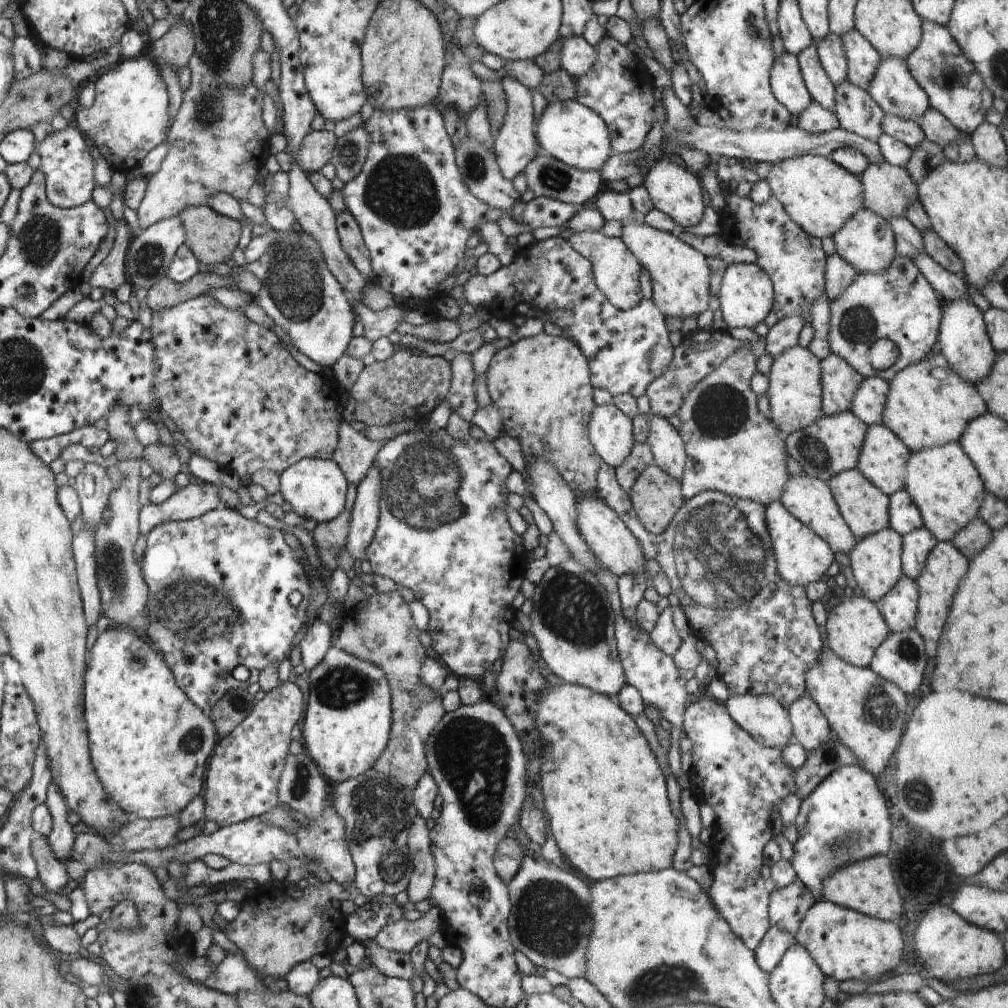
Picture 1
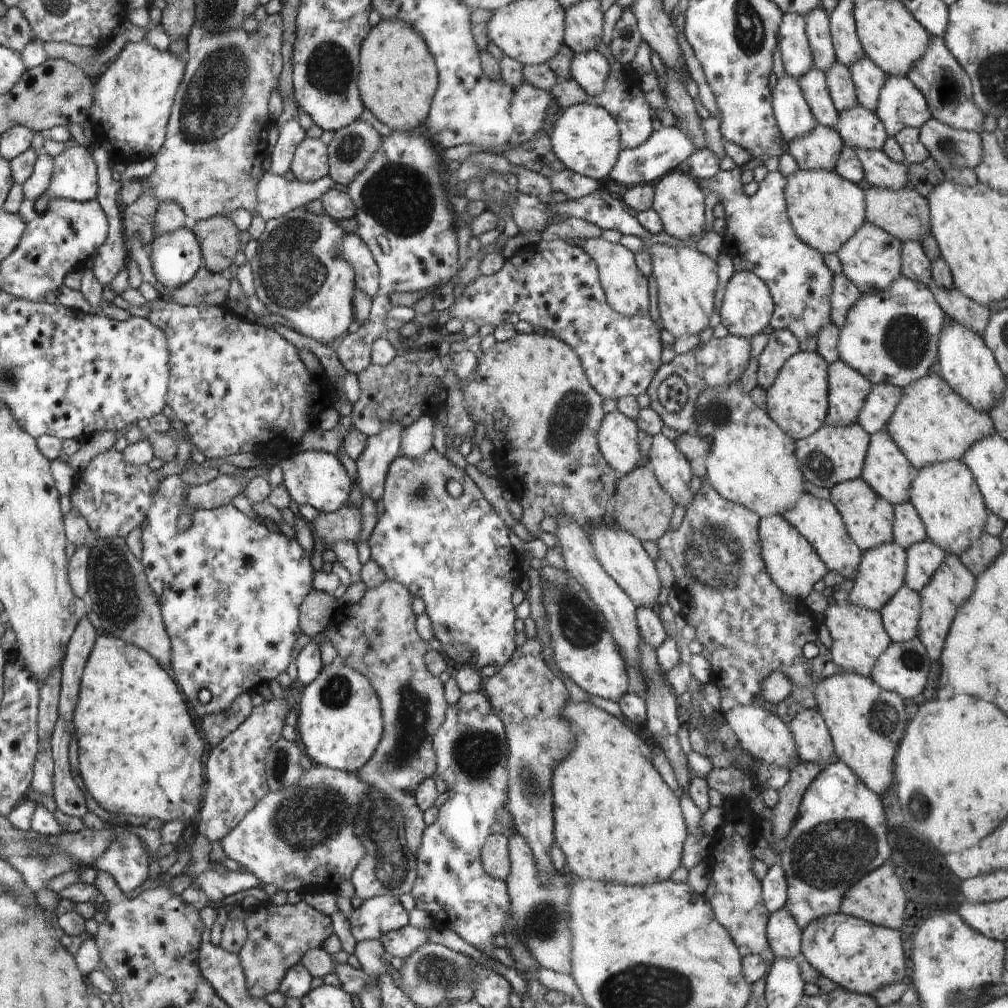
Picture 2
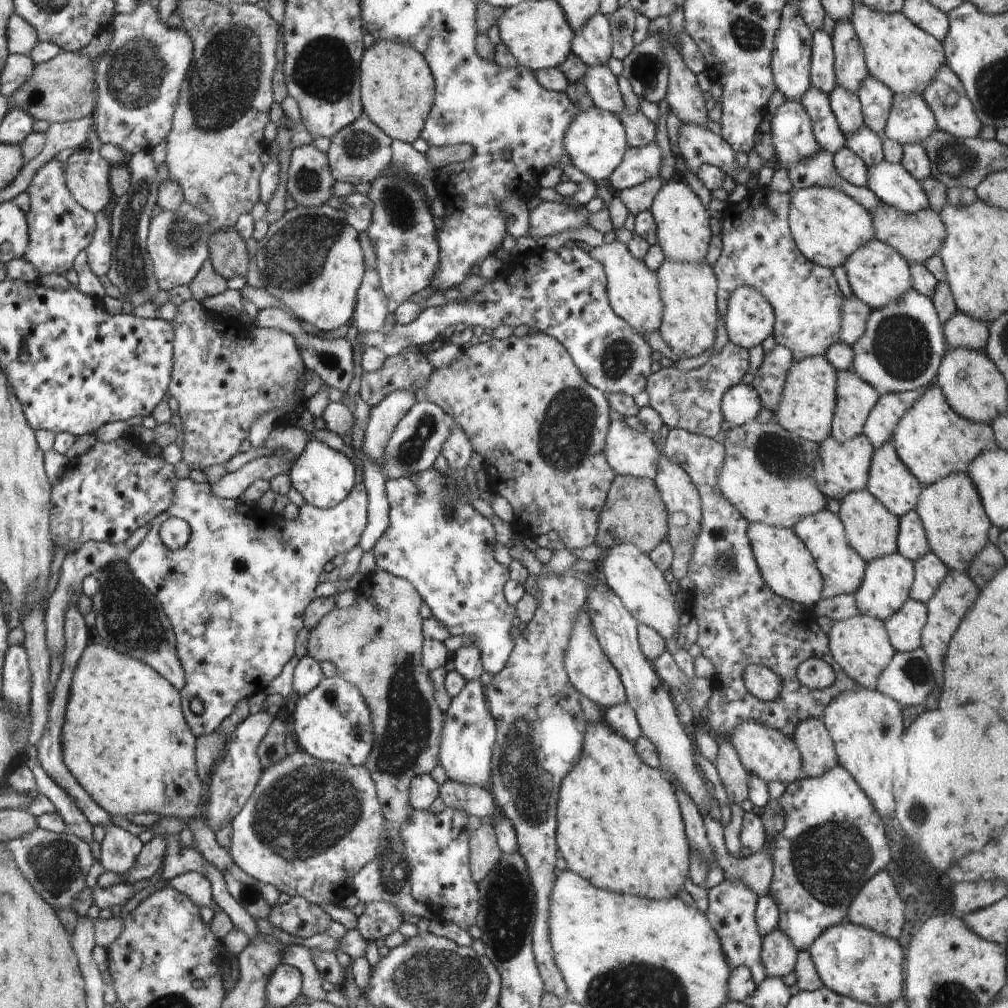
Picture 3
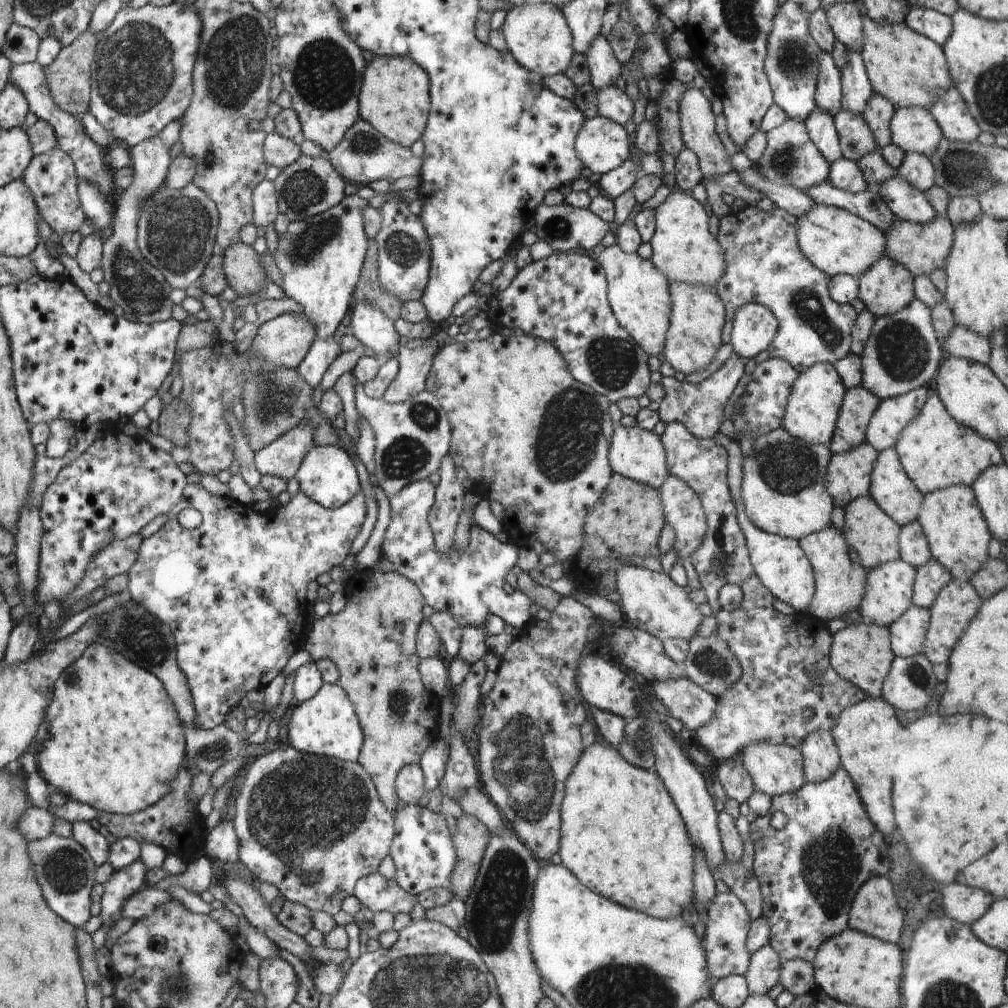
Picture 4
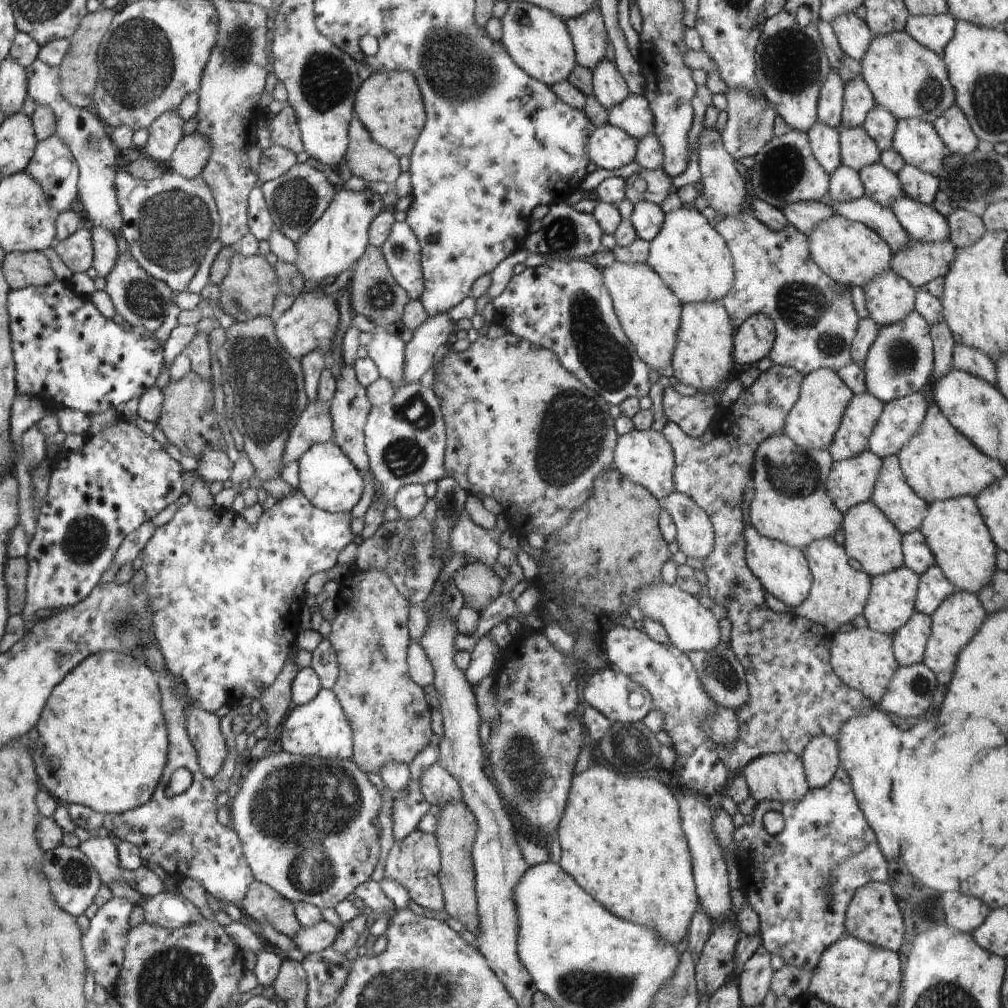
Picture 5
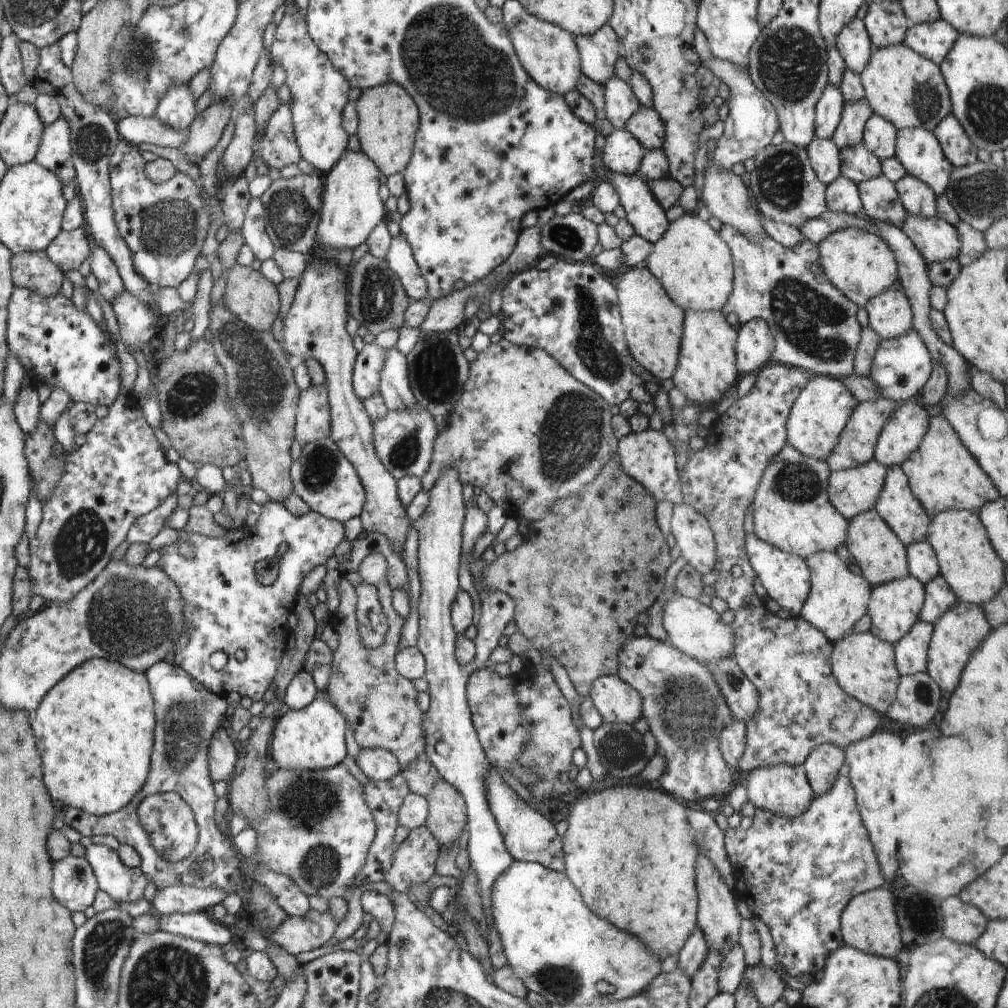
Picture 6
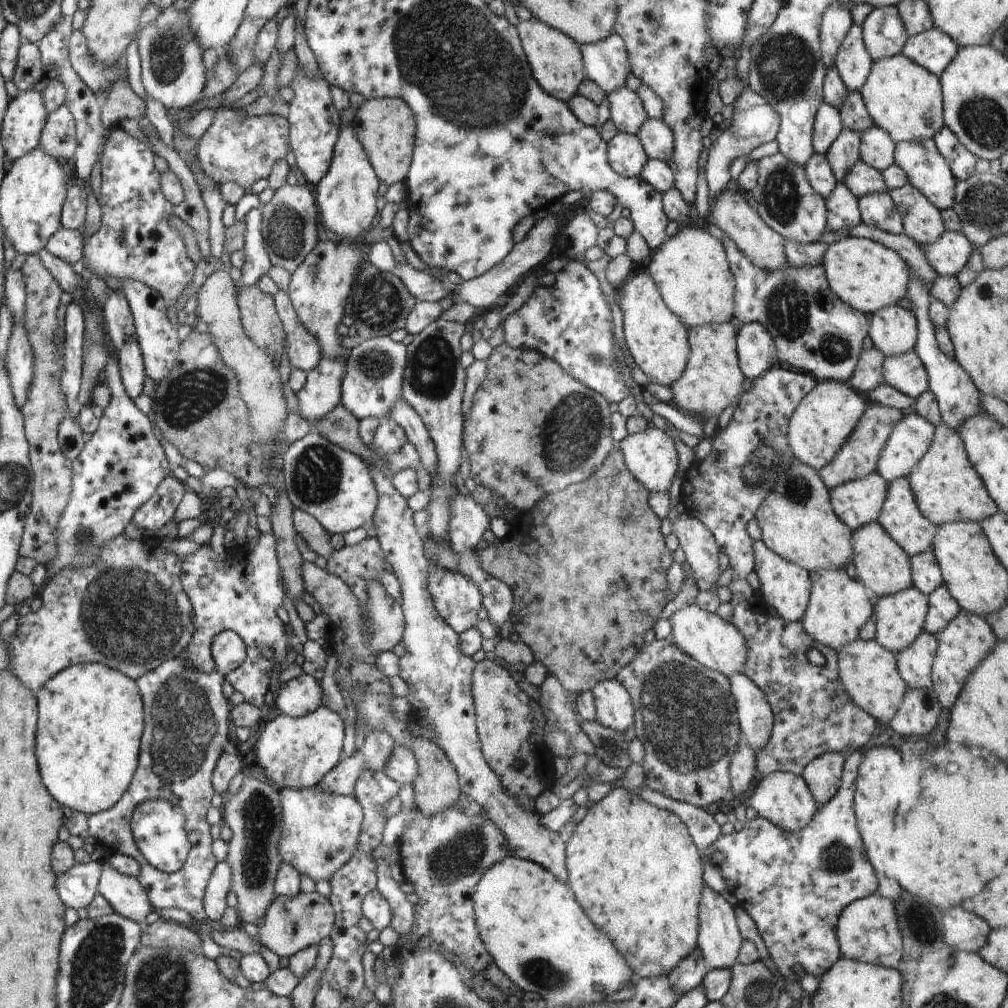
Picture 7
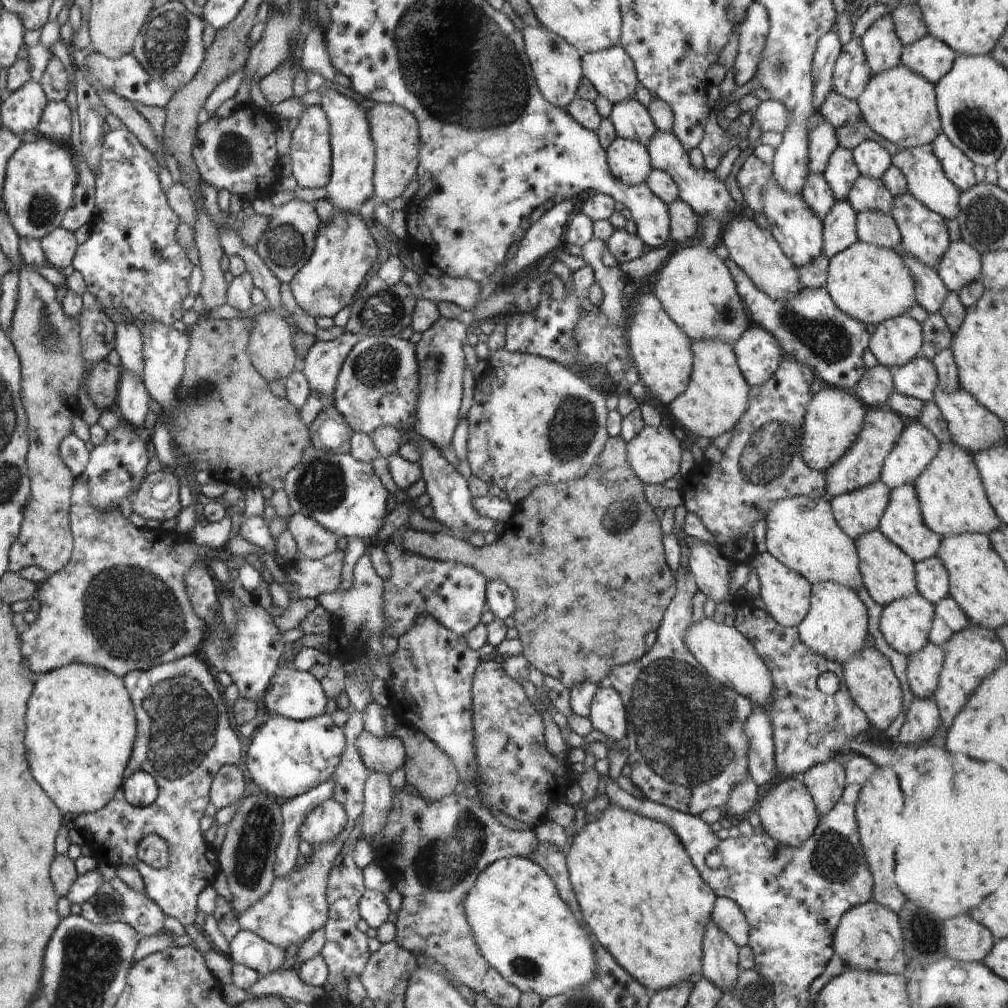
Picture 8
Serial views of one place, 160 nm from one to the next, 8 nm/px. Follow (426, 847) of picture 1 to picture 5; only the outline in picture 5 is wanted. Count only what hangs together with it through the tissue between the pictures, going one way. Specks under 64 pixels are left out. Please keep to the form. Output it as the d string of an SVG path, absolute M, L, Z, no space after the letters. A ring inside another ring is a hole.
M350 569L346 574L346 578L348 578L348 586L344 584L344 588L342 588L342 597L346 602L346 608L345 611L338 612L337 617L332 620L331 632L328 638L336 651L339 666L338 678L332 689L338 700L340 700L342 710L349 720L351 729L354 730L354 756L351 759L357 763L366 774L368 772L379 774L379 770L384 768L384 765L390 761L409 765L421 750L424 750L428 744L431 744L430 740L432 740L432 736L434 736L432 730L430 730L430 710L428 710L428 704L426 704L426 700L424 700L424 690L422 690L418 684L414 684L407 669L407 650L410 644L414 642L409 627L409 610L412 608L412 603L397 589L393 579L389 577L385 570L368 569L360 571L358 569Z

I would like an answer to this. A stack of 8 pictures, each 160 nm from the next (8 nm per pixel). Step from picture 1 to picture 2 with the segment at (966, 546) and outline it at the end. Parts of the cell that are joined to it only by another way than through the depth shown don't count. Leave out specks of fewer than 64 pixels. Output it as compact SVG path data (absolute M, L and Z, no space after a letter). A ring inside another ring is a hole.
M986 532L980 537L979 542L965 550L959 559L962 564L977 578L995 561L1004 550L999 537L993 537Z

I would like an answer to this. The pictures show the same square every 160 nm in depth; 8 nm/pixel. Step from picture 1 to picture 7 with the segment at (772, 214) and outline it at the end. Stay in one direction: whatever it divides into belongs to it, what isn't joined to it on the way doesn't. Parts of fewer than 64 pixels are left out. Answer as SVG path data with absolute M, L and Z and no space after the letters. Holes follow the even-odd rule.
M728 235L724 236L721 243L725 248L725 253L730 265L730 272L734 275L735 280L734 322L738 326L746 323L753 323L754 321L762 324L762 326L764 326L764 328L772 335L772 338L776 343L777 357L780 359L780 362L786 362L786 364L790 364L792 368L800 368L804 373L811 373L811 375L818 381L840 381L841 383L848 383L848 380L850 380L851 376L854 374L859 356L864 350L862 342L864 342L864 338L866 338L866 336L869 336L868 316L863 312L857 311L851 306L848 306L834 294L834 291L828 284L823 265L820 264L813 267L788 266L784 271L767 271L766 269L756 266L753 262L750 262L750 259L745 254L742 254L741 250L738 250L738 247Z

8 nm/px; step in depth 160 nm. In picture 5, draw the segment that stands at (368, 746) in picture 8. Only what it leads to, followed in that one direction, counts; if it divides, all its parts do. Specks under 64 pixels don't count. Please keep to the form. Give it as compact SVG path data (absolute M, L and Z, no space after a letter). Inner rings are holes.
M438 761L421 774L419 789L432 806L441 807L450 801L462 801L458 782Z

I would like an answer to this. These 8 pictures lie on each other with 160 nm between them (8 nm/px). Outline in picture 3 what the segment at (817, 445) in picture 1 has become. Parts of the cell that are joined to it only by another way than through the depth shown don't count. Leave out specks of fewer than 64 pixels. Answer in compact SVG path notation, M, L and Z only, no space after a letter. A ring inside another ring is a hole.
M864 434L843 443L830 436L818 446L817 460L813 464L813 475L817 487L826 498L835 498L840 502L848 493L863 491L867 488L868 473L875 448Z

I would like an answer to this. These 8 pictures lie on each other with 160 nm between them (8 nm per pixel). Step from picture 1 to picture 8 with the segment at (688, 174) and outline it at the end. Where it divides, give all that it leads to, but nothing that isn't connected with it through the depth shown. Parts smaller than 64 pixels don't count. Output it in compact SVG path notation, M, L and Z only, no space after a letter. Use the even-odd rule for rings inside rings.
M695 240L685 243L661 269L660 273L656 271L653 292L666 314L691 342L713 339L734 346L752 325L732 274L714 250L702 247Z

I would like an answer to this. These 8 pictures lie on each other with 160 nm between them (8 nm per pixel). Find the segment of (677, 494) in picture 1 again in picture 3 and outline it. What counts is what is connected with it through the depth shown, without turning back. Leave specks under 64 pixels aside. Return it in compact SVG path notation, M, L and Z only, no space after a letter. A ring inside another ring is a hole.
M615 475L599 514L595 545L609 551L616 545L630 543L648 554L667 538L667 518L667 510L654 481L632 475Z

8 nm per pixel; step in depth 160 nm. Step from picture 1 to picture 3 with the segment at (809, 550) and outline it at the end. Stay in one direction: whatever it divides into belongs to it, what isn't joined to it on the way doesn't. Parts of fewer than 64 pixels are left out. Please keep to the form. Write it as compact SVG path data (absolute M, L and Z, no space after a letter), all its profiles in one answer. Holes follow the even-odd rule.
M749 523L747 535L758 568L770 590L787 601L804 604L807 610L814 608L816 602L821 599L823 580L814 557L794 534L793 529L773 527L764 523Z

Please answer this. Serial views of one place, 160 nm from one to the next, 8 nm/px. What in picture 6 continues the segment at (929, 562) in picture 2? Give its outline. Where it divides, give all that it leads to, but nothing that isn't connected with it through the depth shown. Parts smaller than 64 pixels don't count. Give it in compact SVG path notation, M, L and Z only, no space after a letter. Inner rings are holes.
M939 574L930 579L925 585L925 599L919 620L925 623L935 624L935 622L957 602L957 596L948 586L946 579Z

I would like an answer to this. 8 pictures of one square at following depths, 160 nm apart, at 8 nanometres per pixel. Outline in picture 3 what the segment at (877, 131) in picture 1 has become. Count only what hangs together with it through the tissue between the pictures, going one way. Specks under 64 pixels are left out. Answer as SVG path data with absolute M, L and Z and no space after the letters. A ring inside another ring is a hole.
M866 126L845 137L845 146L857 154L867 167L873 167L885 160L882 139Z

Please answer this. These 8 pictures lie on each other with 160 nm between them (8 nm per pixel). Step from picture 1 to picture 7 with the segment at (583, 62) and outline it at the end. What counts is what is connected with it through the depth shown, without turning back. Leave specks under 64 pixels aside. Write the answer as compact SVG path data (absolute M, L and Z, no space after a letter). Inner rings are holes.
M646 119L636 136L649 159L671 161L675 140L672 130L663 120Z

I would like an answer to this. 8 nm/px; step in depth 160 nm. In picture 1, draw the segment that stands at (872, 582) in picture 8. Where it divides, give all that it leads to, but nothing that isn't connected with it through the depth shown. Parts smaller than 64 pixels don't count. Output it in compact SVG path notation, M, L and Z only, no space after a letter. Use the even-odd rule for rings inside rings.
M857 468L842 471L828 482L834 500L840 509L844 522L857 538L873 535L889 528L889 496L886 496L877 486L862 476Z

